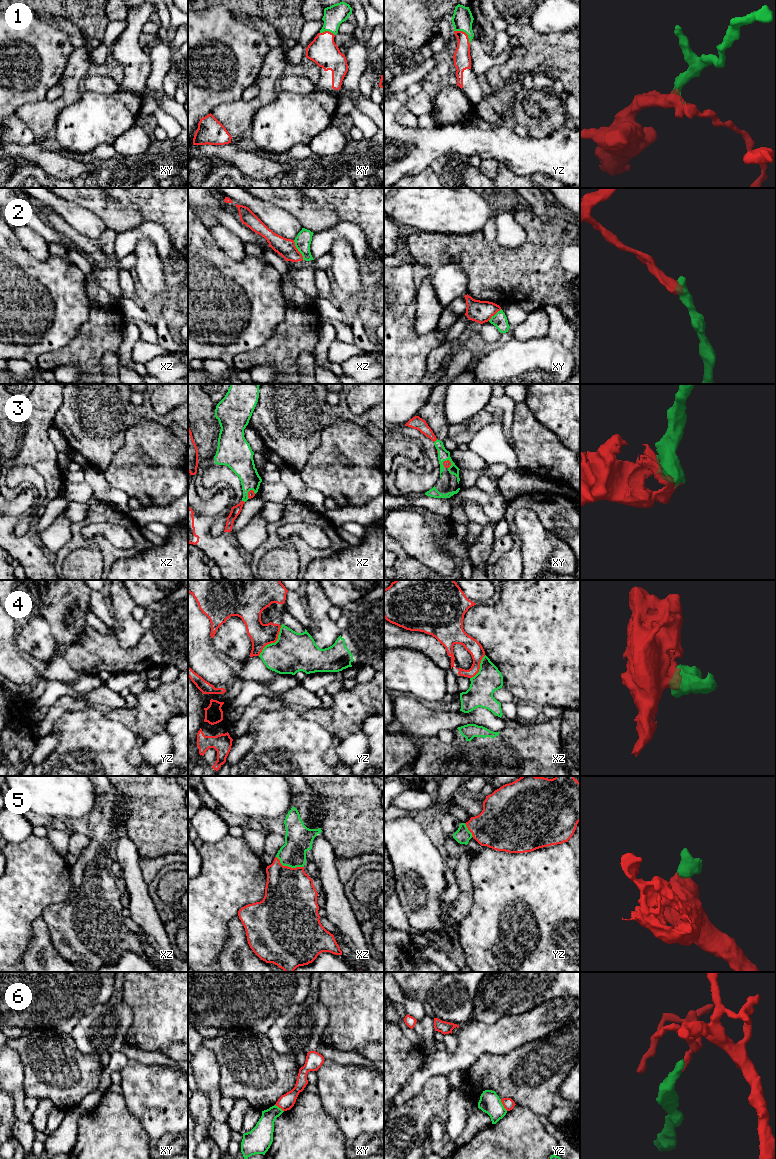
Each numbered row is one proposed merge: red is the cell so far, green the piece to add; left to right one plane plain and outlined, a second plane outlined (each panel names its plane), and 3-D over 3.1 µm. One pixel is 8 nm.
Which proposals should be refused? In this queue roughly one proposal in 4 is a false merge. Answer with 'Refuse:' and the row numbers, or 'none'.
Refuse: 2, 4, 6

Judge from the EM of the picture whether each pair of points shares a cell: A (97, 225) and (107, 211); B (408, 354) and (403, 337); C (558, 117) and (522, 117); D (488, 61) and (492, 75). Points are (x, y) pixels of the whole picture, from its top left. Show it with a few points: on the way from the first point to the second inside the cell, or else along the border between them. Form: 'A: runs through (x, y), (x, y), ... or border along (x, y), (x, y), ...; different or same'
A: border along (81, 206), (95, 213), (106, 227); different
B: runs through (404, 350), (403, 341); same
C: runs through (549, 121), (531, 121); same
D: border along (509, 59), (504, 63), (493, 65), (485, 73); different

